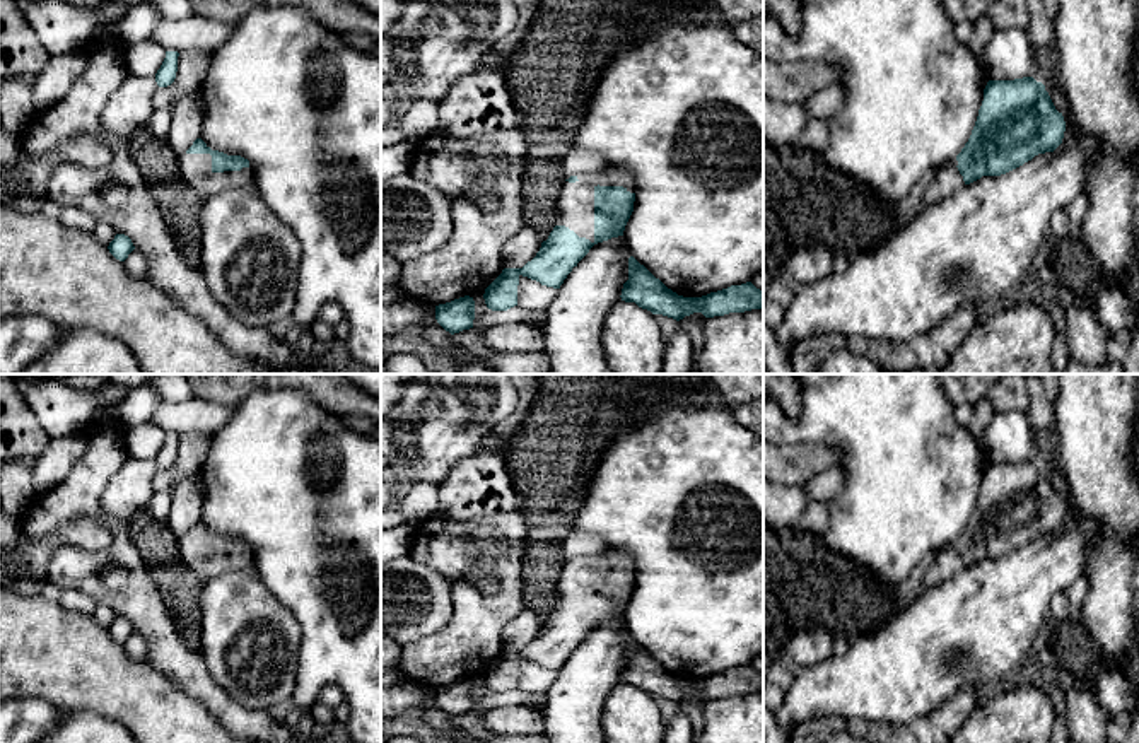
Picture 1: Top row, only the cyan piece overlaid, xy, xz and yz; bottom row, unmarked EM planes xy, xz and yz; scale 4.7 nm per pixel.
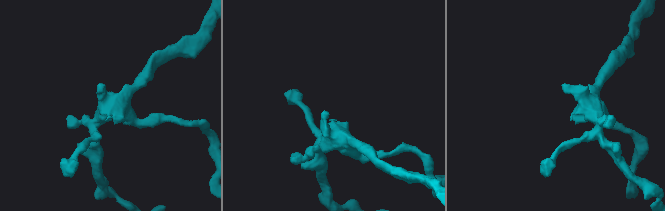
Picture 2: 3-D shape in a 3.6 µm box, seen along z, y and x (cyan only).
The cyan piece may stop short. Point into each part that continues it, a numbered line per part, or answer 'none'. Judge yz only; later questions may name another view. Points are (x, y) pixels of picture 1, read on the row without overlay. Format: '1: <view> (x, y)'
1: yz (948, 562)

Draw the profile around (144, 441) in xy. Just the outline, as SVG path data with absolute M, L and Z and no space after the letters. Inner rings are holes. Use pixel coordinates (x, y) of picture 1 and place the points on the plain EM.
M152 422L125 430L125 448L128 456L135 459L155 459L164 441L166 432Z

